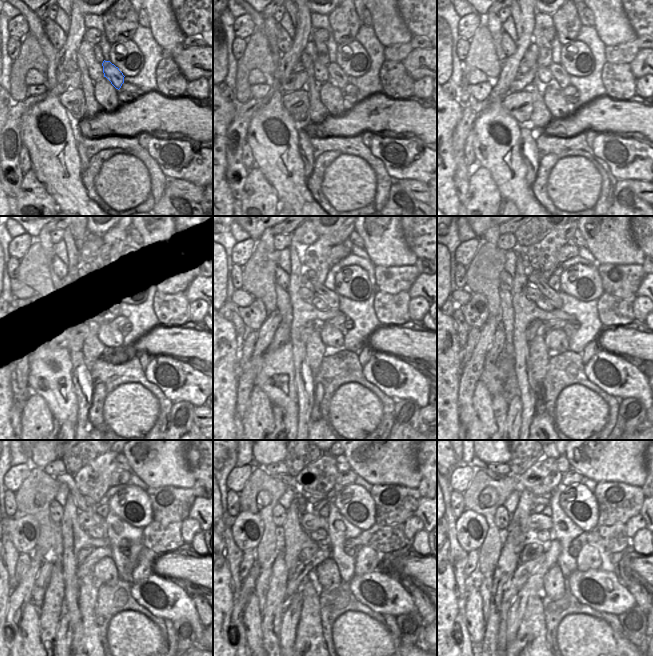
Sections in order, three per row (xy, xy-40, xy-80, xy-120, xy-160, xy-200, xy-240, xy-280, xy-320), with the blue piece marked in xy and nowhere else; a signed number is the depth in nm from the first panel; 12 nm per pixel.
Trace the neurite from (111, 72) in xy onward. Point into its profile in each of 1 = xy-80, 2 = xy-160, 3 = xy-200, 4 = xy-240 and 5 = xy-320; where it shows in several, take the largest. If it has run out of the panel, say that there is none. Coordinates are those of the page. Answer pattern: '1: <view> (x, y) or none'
1: xy-80 (559, 74)
2: xy-160 (331, 298)
3: xy-200 (553, 296)
4: xy-240 (66, 478)
5: xy-320 (496, 476)

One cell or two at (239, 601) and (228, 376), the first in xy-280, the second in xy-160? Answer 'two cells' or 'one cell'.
two cells

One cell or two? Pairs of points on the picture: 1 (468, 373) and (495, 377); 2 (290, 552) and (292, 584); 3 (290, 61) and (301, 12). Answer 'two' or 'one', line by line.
1: two
2: two
3: one

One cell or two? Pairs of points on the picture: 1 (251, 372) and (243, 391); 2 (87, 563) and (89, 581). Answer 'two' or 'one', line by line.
1: one
2: two

